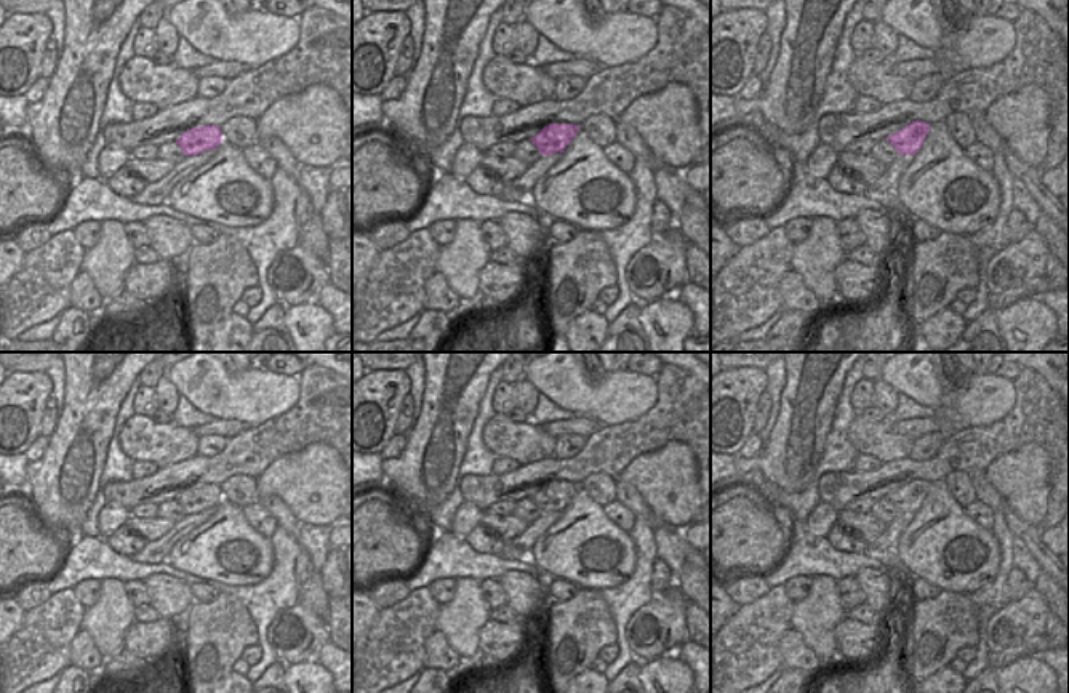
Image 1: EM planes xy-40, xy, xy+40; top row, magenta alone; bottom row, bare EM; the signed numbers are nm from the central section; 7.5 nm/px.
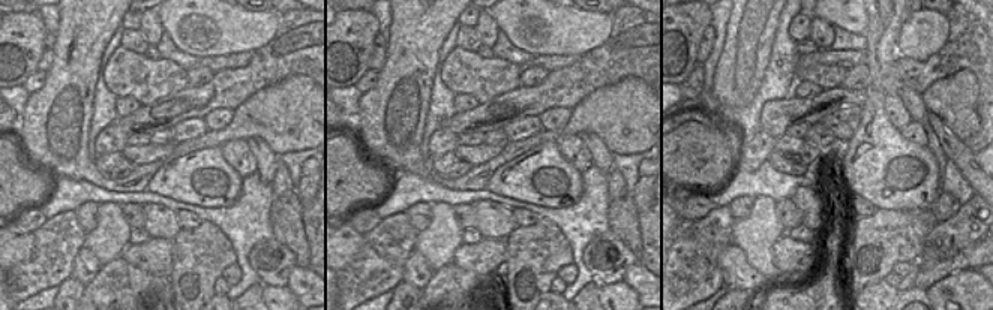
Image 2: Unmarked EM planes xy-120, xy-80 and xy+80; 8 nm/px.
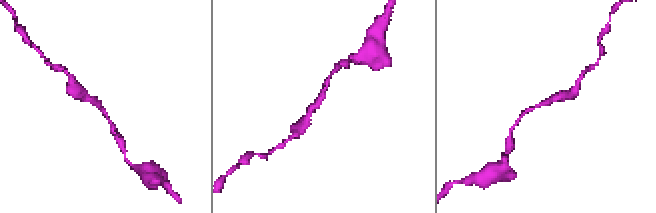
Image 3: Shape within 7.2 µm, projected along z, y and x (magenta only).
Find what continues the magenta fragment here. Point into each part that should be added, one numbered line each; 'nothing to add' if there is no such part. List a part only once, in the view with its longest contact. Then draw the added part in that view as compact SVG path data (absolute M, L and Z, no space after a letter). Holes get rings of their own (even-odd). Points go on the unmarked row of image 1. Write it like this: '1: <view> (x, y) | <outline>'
nothing to add

